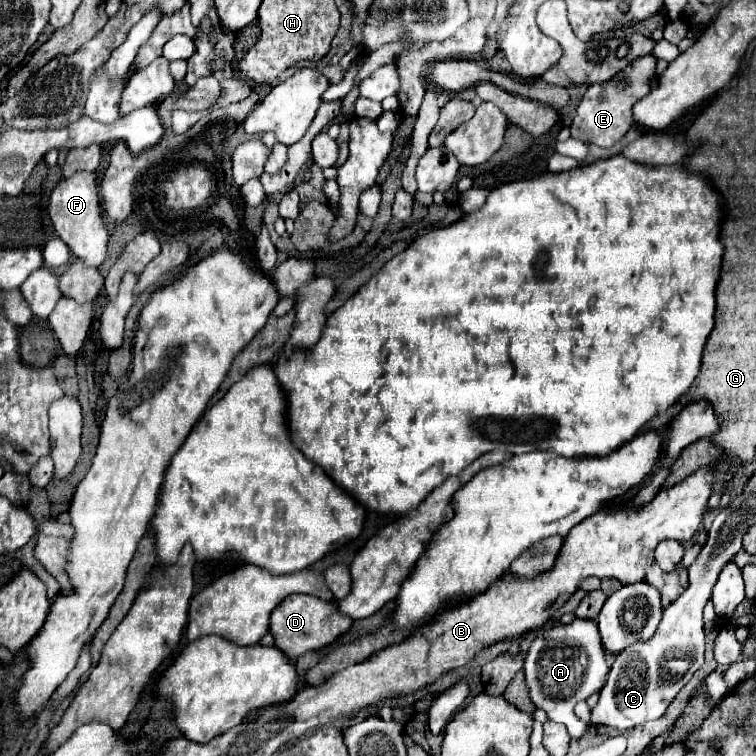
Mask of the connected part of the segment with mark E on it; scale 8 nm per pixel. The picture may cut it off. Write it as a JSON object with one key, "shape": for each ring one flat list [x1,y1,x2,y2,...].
{"shape":[[643,56,637,58,635,62,631,62,623,74,617,74,615,78,611,78,611,82,603,82,599,86,589,86,579,108,577,114,573,118,571,124,571,136,583,140,585,144,597,144,603,148,613,146,615,142,619,142,627,130,633,126,633,106,637,100,641,100,643,96,649,94,651,86,649,86,649,78,655,74,655,58,653,56]]}

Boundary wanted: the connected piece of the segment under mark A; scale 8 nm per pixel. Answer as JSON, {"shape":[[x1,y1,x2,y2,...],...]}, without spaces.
{"shape":[[575,618,571,624,553,624,551,630,543,630,531,644,525,658,525,676,531,700,541,708,551,722,565,724,571,738,579,738,589,728,587,722,577,720,573,708,577,702,587,700,593,692,599,692,607,682,607,660,599,638,597,624,593,620]]}

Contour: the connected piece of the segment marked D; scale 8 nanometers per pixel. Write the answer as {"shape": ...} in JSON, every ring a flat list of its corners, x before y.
{"shape":[[293,594,287,596,271,614,271,632,275,634,275,646,283,650,291,662,295,662,301,654,321,650,335,642,341,634,351,628,353,620,337,610,337,602,327,602,315,596]]}

